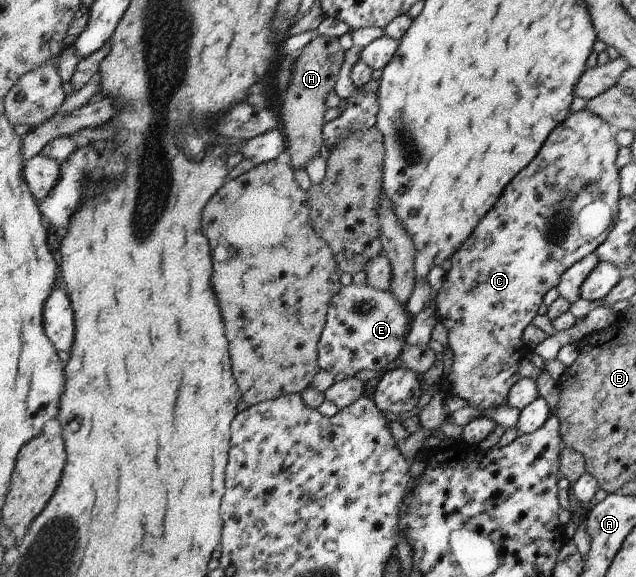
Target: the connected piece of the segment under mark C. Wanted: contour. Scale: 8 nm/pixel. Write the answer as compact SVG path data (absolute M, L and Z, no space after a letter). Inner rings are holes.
M587 108L570 114L567 121L558 126L547 139L543 149L539 151L540 158L536 158L536 162L532 162L532 166L528 166L528 170L524 170L524 174L520 174L520 178L516 178L516 182L512 182L512 186L508 186L508 190L504 190L504 198L500 198L500 202L496 202L496 206L486 214L484 222L480 222L476 226L471 237L459 247L455 255L450 257L453 267L446 276L445 284L438 292L435 306L437 307L439 322L448 329L447 348L450 350L450 354L447 361L450 362L451 368L445 374L446 382L450 384L451 396L458 396L466 400L467 406L484 411L485 409L508 405L507 397L510 388L519 380L516 372L518 372L518 360L520 358L516 354L518 354L518 348L522 346L522 332L538 315L538 309L543 304L547 292L552 288L557 288L563 275L576 262L582 261L594 253L610 237L618 215L620 190L618 190L618 168L614 164L619 144L616 144L608 126L603 119L592 114Z

